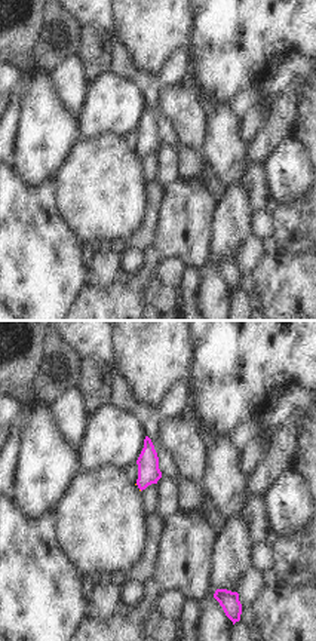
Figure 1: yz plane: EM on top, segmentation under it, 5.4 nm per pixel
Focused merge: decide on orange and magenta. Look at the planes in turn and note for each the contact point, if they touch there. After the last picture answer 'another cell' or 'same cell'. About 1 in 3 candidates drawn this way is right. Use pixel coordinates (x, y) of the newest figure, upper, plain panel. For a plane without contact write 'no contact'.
no contact

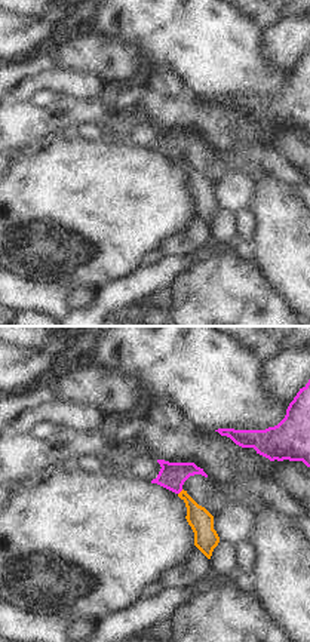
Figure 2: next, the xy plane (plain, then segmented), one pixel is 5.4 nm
meets orange at (180, 160)

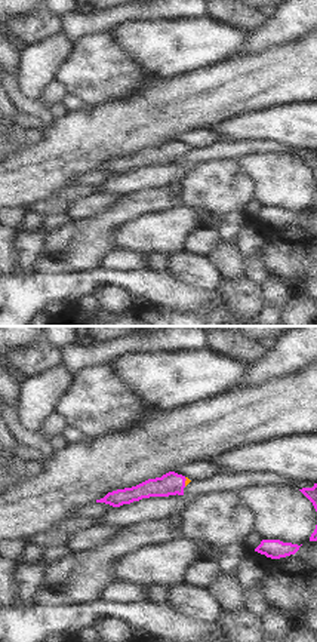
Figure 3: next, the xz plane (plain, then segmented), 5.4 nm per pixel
meets orange at (185, 150)

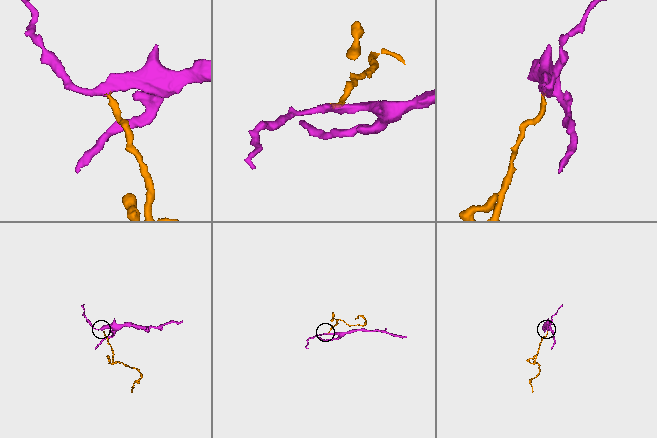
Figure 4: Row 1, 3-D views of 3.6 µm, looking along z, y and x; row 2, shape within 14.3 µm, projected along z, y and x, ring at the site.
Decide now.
same cell

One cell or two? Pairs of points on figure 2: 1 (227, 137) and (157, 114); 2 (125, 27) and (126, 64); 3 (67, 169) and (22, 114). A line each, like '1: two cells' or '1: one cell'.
1: one cell
2: two cells
3: two cells

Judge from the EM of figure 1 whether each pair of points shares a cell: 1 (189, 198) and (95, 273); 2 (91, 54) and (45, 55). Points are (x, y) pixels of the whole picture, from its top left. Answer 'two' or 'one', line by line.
1: two
2: two

